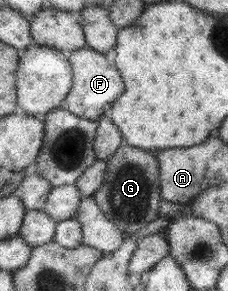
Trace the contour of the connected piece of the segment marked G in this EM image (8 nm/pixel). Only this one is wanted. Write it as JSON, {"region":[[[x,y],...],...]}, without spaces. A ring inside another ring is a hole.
{"region":[[[124,142],[114,157],[108,161],[108,168],[110,173],[107,182],[94,195],[104,215],[127,236],[140,232],[152,221],[158,220],[164,200],[156,153],[129,146]]]}

